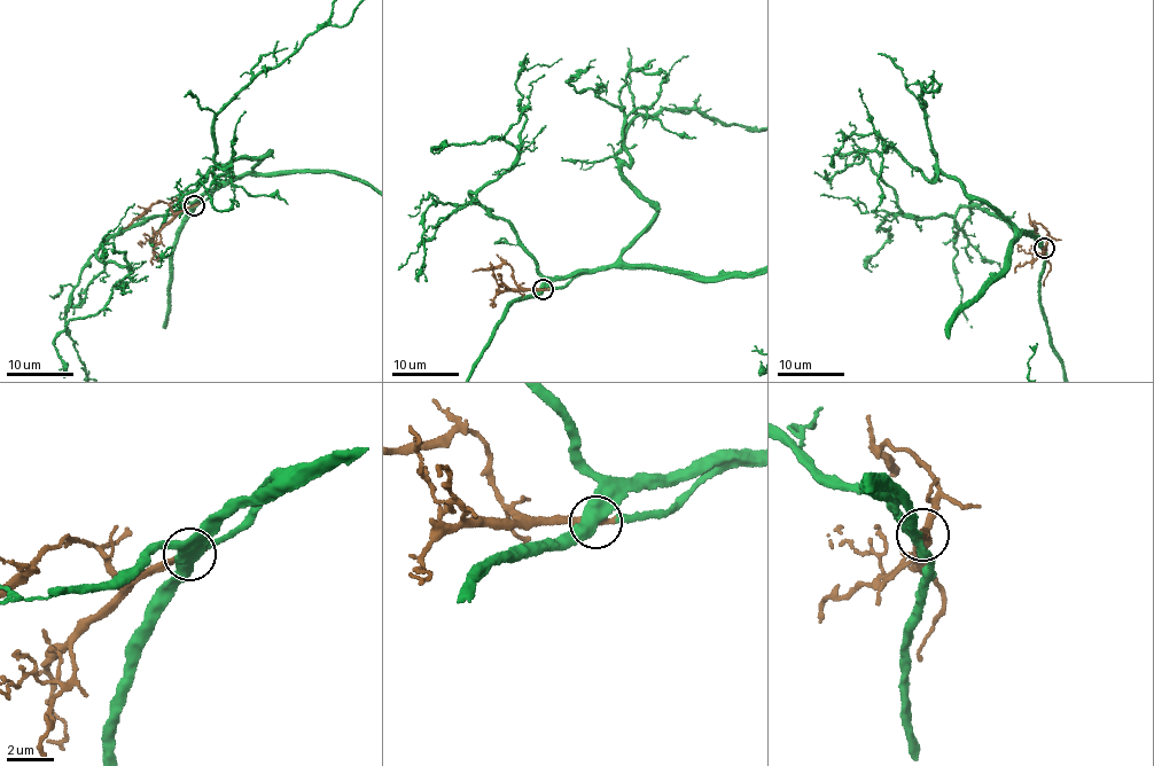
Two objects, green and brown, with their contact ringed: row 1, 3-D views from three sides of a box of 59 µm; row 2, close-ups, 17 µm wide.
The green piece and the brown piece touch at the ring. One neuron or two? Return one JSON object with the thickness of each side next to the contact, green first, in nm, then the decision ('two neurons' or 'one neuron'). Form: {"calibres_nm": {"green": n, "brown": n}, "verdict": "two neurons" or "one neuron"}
{"calibres_nm": {"green": 360, "brown": 340}, "verdict": "one neuron"}

